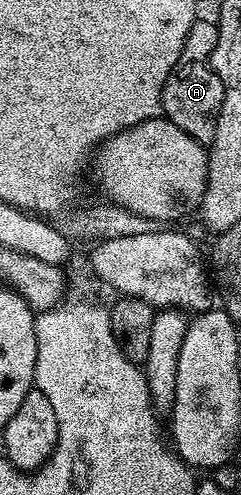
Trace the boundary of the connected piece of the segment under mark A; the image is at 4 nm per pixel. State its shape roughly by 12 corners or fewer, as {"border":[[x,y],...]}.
{"border":[[195,19],[162,91],[161,115],[204,146],[224,86],[217,23]]}

